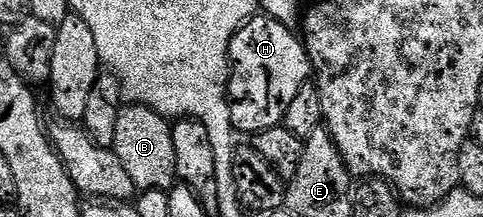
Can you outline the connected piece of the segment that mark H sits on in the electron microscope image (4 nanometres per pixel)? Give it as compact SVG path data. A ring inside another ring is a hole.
M254 16L237 31L237 35L229 41L229 107L231 108L231 124L234 131L241 130L246 136L263 132L272 126L282 125L285 113L291 105L291 100L299 93L311 78L311 63L309 53L305 51L304 41L292 34L290 27L284 22L277 22L268 16Z

